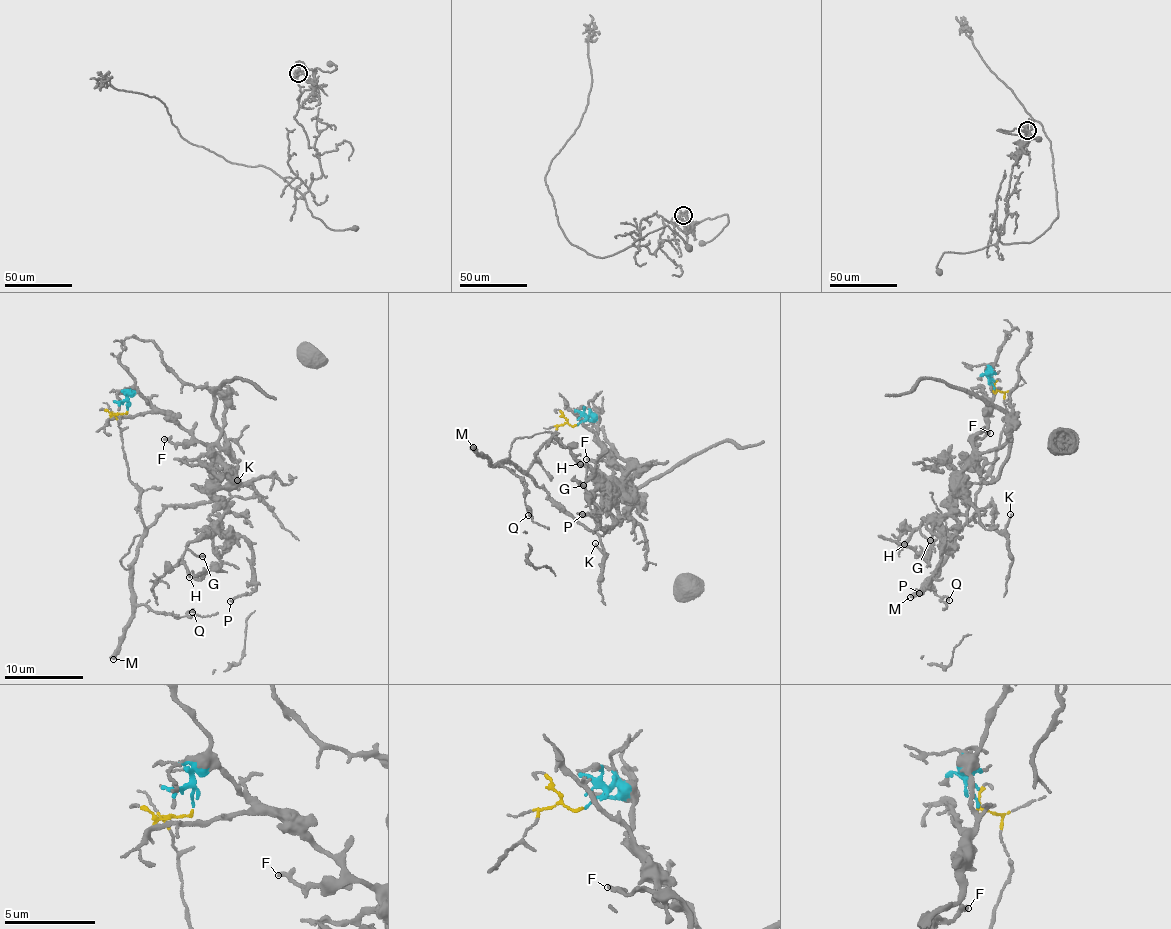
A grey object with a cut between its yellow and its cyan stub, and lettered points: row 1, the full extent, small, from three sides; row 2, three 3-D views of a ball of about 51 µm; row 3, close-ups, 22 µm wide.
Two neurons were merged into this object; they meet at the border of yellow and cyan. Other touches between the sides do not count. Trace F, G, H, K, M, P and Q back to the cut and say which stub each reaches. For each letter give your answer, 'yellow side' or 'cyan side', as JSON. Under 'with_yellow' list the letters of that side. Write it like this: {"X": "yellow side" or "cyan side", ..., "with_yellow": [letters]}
{"F": "cyan side", "G": "cyan side", "H": "cyan side", "K": "yellow side", "M": "yellow side", "P": "cyan side", "Q": "yellow side", "with_yellow": ["K", "M", "Q"]}

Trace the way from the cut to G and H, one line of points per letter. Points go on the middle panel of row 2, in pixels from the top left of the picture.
G: (577, 425), (597, 422), (597, 442), (626, 494), (620, 486), (612, 497), (586, 466), (583, 486)
H: (577, 425), (597, 422), (597, 442), (626, 494), (620, 486), (612, 497), (601, 475), (580, 464)

